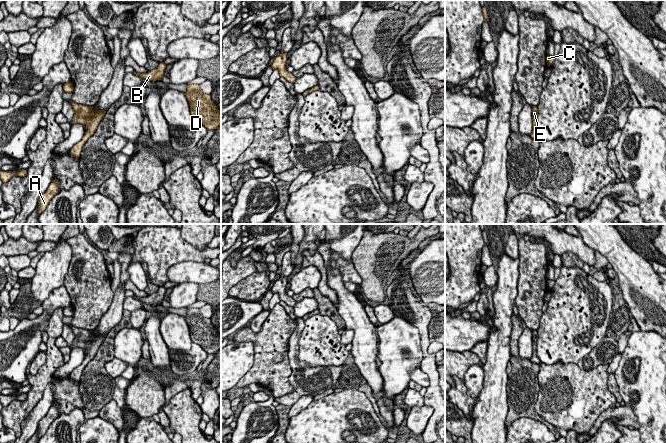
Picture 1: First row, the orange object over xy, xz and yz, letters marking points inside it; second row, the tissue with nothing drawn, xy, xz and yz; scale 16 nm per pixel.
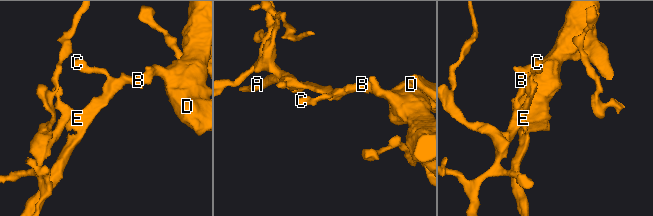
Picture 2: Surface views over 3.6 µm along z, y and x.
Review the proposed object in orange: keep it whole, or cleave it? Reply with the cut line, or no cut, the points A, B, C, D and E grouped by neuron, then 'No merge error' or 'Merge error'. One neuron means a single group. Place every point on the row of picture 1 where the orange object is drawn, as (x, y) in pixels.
No split. Groups: A B C D E. No merge error

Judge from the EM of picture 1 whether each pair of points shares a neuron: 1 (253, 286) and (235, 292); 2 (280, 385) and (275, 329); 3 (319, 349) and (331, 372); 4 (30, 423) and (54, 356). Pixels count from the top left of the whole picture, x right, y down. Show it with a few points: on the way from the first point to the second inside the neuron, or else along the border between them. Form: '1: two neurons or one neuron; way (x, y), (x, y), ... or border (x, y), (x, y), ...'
1: one neuron; way (249, 288), (239, 291)
2: one neuron; way (268, 371), (269, 343)
3: two neurons; border (344, 362), (339, 365), (308, 366), (305, 364)
4: two neurons; border (52, 383), (46, 386), (42, 398), (24, 421)

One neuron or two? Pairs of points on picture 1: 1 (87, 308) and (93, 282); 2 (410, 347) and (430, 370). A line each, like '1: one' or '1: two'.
1: one
2: two

